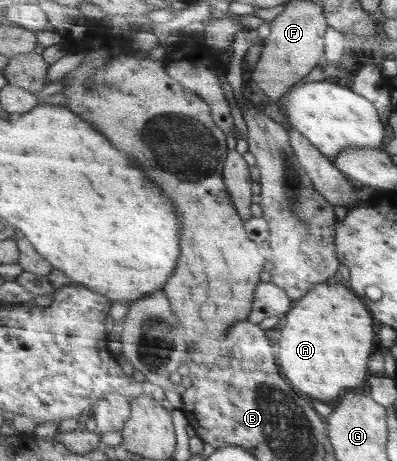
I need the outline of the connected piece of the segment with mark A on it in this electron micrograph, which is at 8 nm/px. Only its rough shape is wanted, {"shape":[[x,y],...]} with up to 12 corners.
{"shape":[[327,281],[296,302],[277,354],[321,400],[362,387],[375,318]]}

